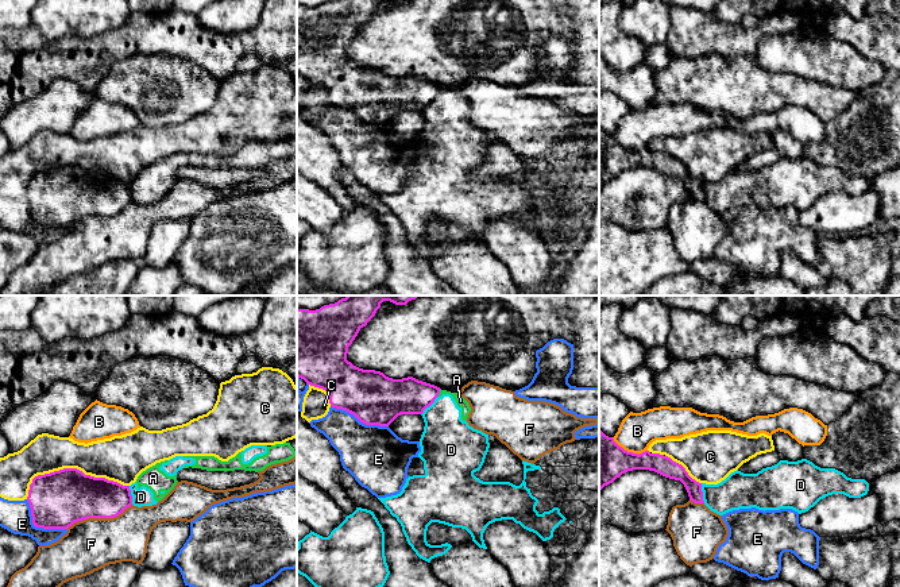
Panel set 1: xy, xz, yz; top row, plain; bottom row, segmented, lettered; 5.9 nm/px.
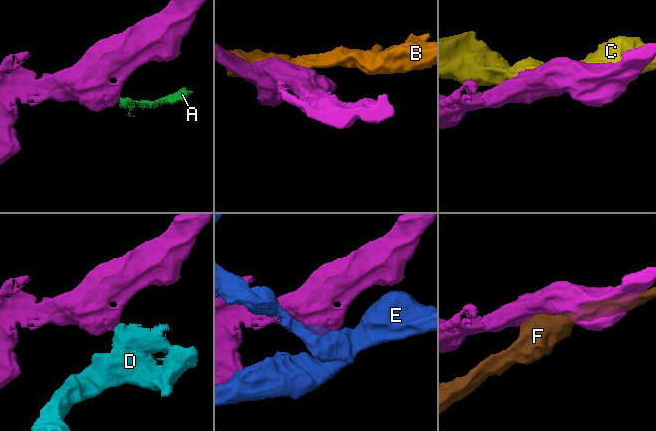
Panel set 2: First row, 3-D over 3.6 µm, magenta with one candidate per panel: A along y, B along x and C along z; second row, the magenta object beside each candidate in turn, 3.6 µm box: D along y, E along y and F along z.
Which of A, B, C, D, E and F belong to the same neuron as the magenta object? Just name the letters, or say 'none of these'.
none of these

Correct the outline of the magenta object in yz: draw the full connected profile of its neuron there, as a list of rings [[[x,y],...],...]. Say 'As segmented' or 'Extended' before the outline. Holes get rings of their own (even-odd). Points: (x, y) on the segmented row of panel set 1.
As segmented. [[[599,429],[599,491],[622,474],[633,470],[649,470],[665,478],[680,480],[690,501],[704,503],[702,483],[692,479],[681,464],[668,456],[649,451],[640,455],[627,452]]]

